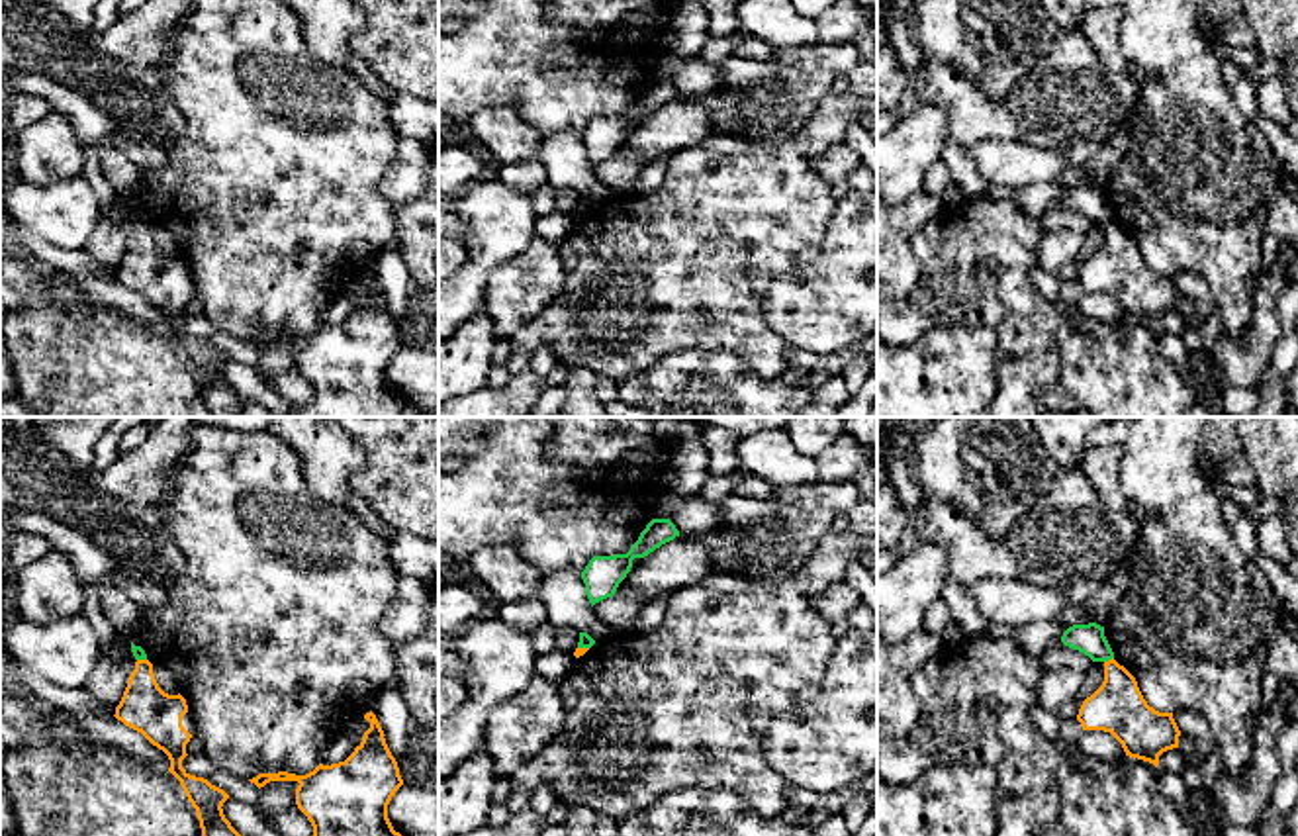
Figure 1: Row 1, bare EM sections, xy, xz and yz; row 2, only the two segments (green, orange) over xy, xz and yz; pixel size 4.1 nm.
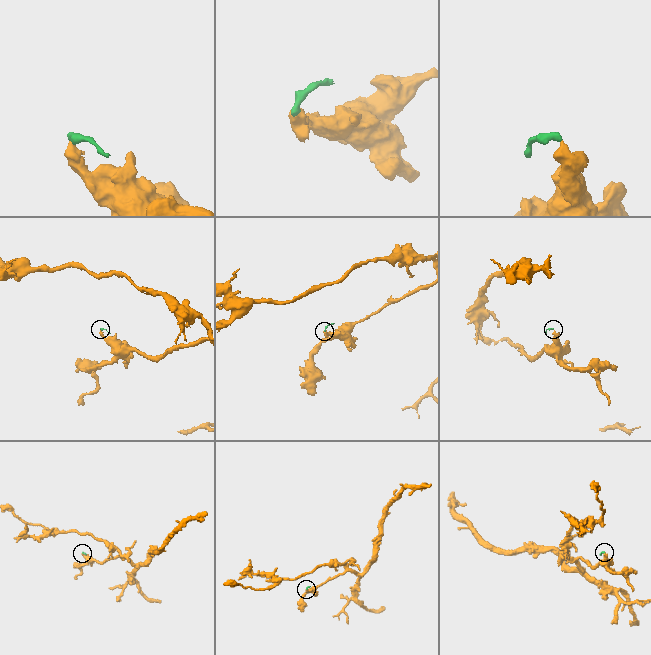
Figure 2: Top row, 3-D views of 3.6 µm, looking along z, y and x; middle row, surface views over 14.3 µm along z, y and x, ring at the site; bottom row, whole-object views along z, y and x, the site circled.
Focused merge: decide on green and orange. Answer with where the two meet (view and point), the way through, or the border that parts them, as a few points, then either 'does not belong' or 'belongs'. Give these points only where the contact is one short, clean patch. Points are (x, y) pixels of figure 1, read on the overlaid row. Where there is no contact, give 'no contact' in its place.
contact yz (1109, 658); border yz (1112, 656), (1105, 662); does not belong

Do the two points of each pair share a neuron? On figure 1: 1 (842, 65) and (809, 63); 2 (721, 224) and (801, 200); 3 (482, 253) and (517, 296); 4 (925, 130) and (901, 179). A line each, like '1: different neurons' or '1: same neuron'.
1: same neuron
2: same neuron
3: different neurons
4: same neuron

